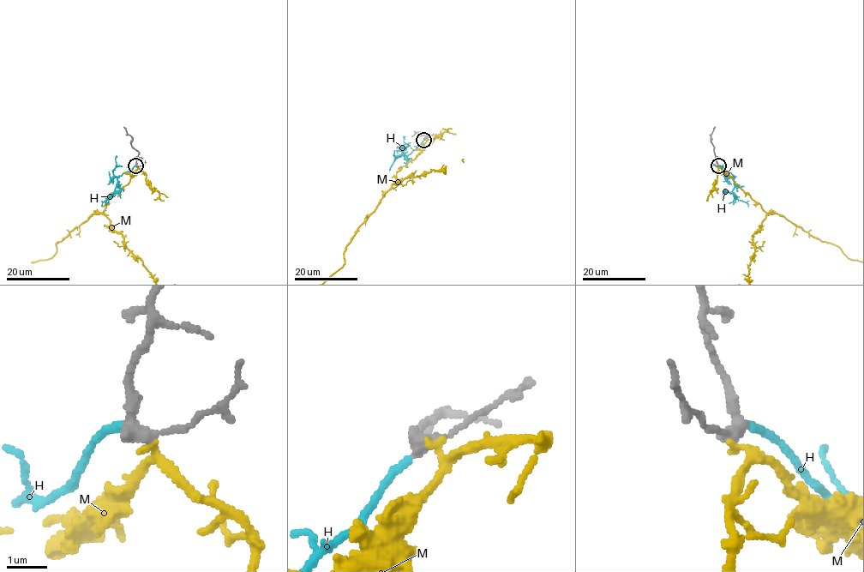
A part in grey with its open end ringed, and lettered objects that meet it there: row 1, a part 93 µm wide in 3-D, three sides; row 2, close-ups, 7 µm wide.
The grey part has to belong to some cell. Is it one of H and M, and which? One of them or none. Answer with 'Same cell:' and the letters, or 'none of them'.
Same cell: H

